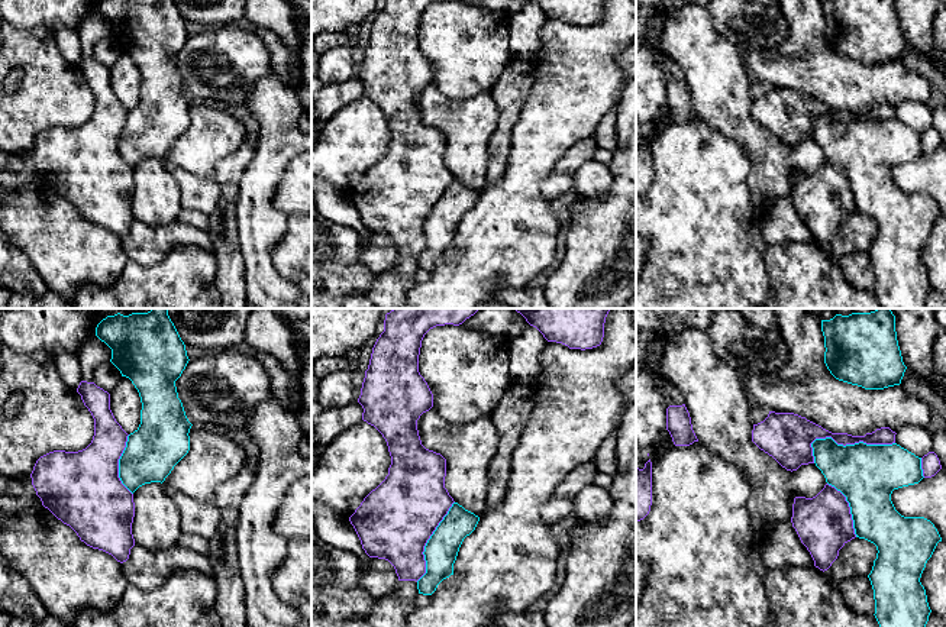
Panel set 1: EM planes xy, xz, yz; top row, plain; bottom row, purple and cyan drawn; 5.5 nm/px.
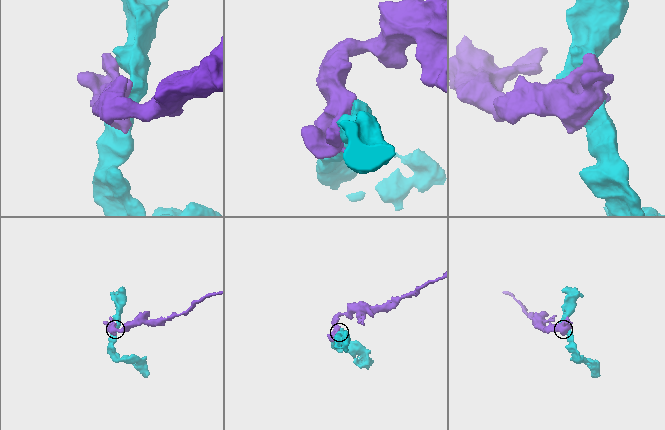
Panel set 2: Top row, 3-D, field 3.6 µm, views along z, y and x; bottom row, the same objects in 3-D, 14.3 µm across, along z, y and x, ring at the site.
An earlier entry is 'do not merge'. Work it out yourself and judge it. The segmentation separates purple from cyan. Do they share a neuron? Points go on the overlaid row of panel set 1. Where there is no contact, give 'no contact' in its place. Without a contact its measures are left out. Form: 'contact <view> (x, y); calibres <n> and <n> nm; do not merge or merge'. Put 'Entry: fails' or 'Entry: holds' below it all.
contact yz (851, 443); calibres 120 and 340 nm; merge
Entry: fails

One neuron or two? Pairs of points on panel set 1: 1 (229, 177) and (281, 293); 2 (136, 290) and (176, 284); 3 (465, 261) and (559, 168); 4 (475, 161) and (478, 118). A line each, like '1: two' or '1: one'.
1: two
2: one
3: two
4: one

